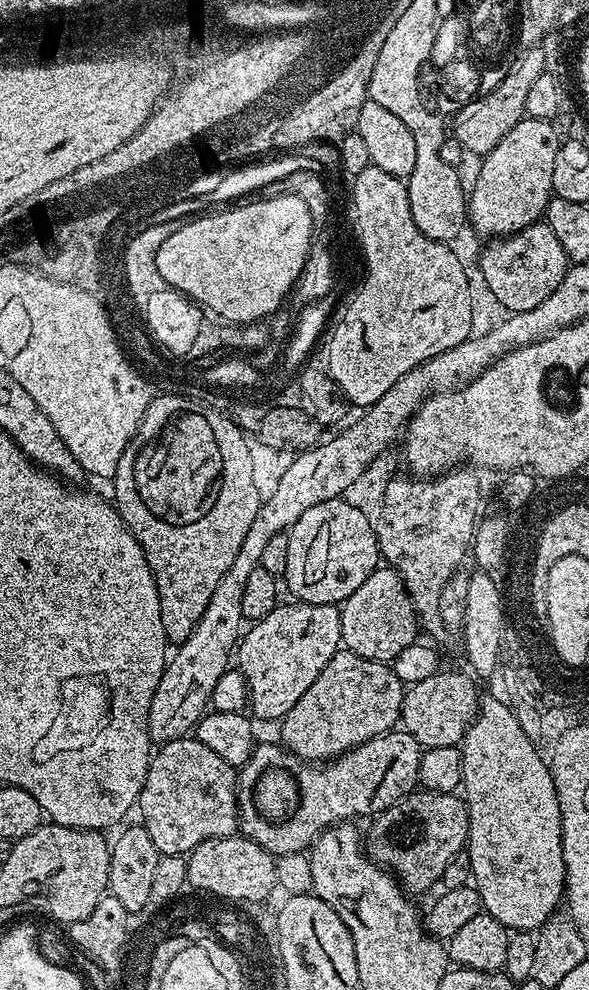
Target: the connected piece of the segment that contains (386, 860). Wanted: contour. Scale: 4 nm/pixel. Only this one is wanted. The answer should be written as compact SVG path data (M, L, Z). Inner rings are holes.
M417 790L403 796L394 806L390 806L384 812L377 812L371 817L368 833L362 836L364 851L368 853L368 859L381 868L387 868L393 876L397 877L405 892L428 892L435 884L439 885L444 879L446 866L455 856L465 851L468 843L468 805L459 795L450 792L429 792Z

